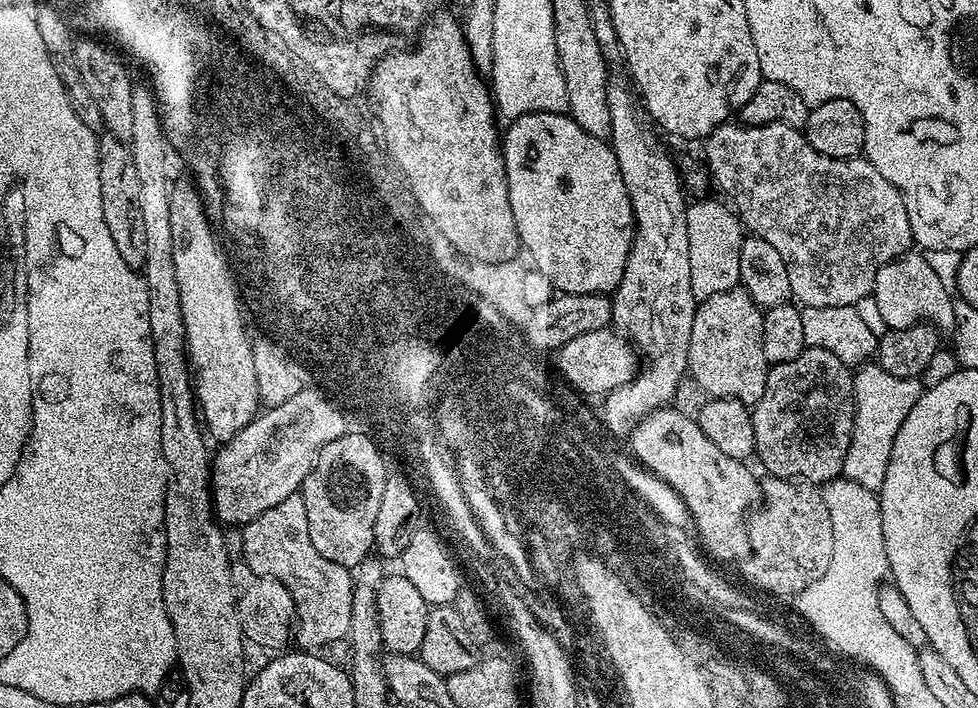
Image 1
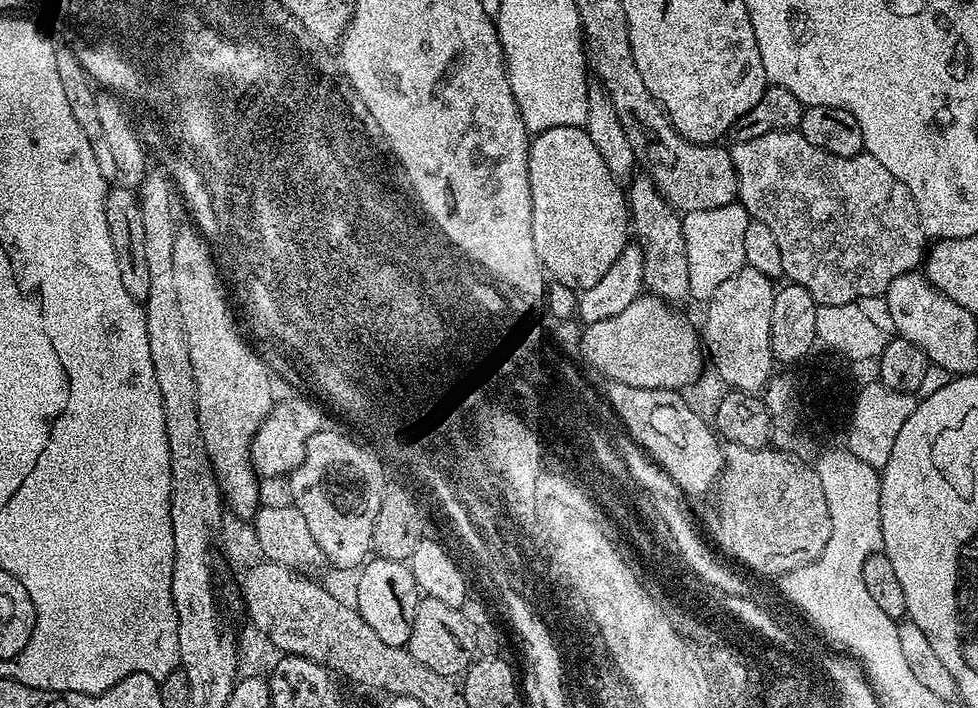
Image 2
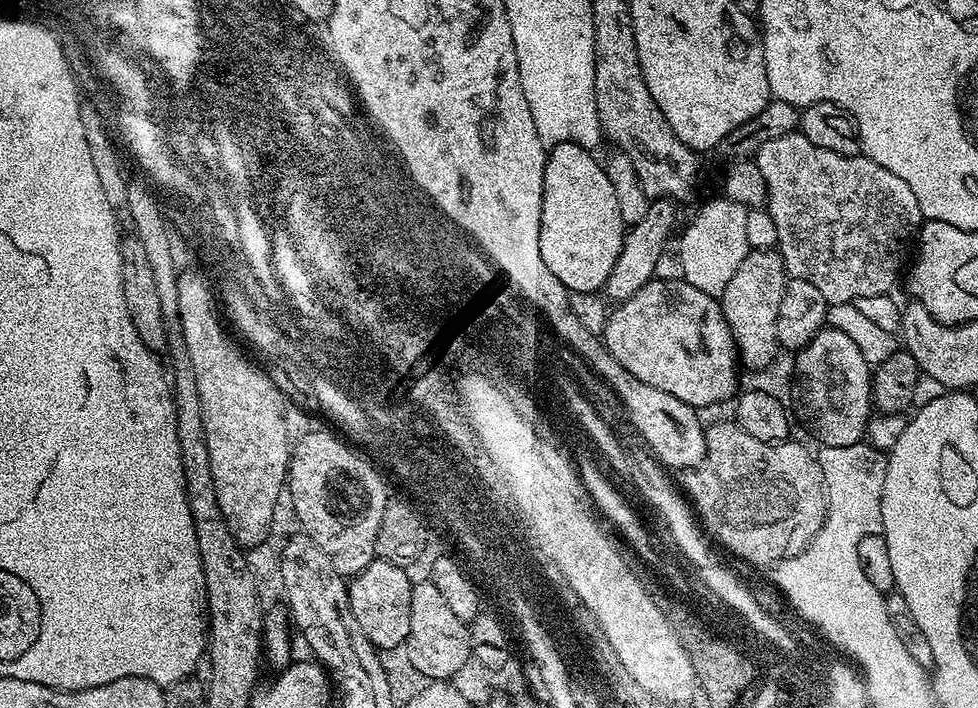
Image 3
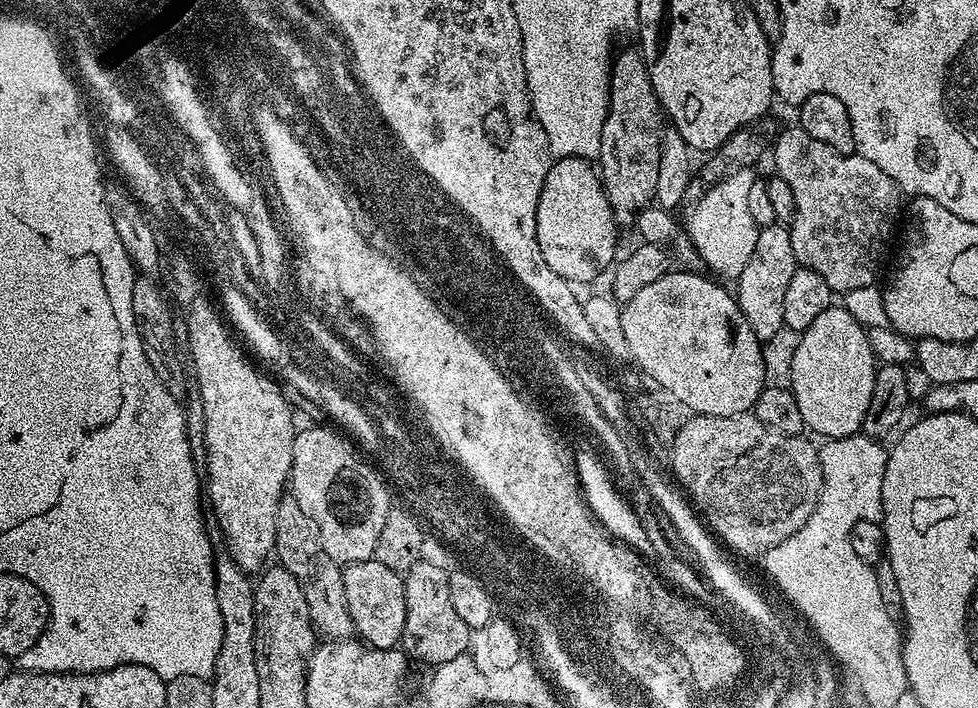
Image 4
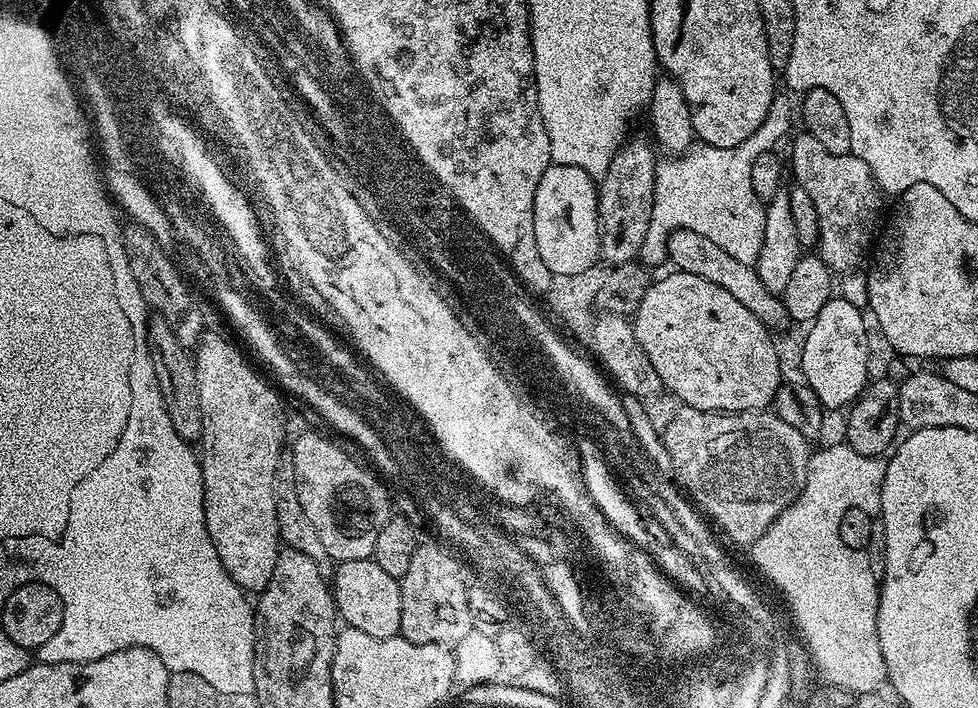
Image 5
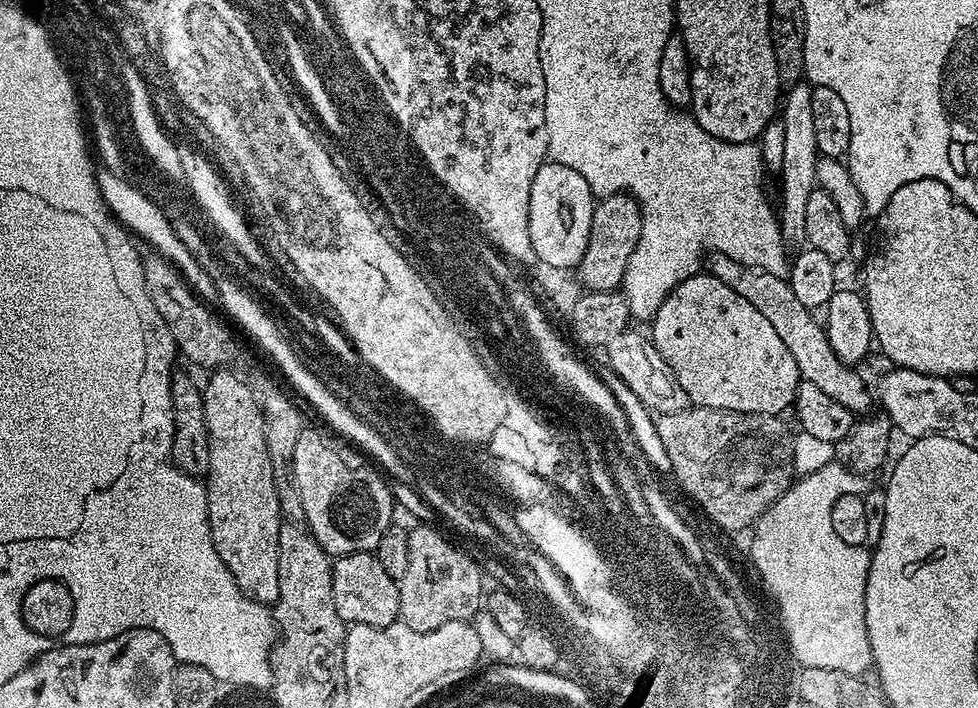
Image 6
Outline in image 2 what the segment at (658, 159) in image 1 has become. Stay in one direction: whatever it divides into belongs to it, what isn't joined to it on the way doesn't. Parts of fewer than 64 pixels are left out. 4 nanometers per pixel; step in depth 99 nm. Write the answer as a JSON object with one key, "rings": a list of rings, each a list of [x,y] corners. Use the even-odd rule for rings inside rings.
{"rings":[[[643,174],[633,176],[630,187],[632,190],[627,191],[626,199],[635,239],[644,251],[644,287],[651,295],[659,296],[673,306],[679,305],[679,300],[693,295],[690,290],[690,266],[686,262],[688,241],[685,221],[656,189],[656,183],[650,177]]]}

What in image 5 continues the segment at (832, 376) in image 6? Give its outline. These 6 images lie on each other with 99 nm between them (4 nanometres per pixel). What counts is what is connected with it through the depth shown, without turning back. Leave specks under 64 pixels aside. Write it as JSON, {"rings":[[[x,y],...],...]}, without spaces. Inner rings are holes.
{"rings":[[[680,228],[677,232],[668,235],[667,259],[672,260],[673,269],[685,272],[686,274],[698,274],[698,278],[706,278],[706,282],[714,282],[714,286],[722,286],[722,290],[734,294],[750,314],[754,314],[770,330],[777,330],[788,320],[788,310],[783,299],[775,292],[768,292],[766,286],[762,286],[762,278],[758,278],[755,267],[746,260],[730,258],[729,252],[722,250],[710,238],[698,234],[694,230]]]}

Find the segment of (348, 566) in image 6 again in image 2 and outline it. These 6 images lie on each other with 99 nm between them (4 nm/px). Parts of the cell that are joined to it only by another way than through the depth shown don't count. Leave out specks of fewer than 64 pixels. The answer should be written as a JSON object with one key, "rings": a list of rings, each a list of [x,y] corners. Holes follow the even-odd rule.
{"rings":[[[372,558],[359,569],[358,575],[360,581],[356,584],[354,607],[388,646],[403,648],[408,645],[414,630],[414,616],[422,599],[411,567],[402,560]]]}

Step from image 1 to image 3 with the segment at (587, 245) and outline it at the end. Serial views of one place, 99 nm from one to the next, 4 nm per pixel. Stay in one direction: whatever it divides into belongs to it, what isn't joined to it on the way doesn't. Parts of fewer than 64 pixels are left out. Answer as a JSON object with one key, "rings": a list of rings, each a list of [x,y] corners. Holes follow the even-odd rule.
{"rings":[[[555,144],[548,152],[548,161],[544,167],[544,197],[542,198],[542,218],[540,219],[540,237],[538,246],[542,250],[542,262],[573,292],[599,293],[618,262],[618,254],[624,245],[626,225],[622,213],[618,210],[618,198],[603,163],[595,160],[593,153],[577,144]]]}

